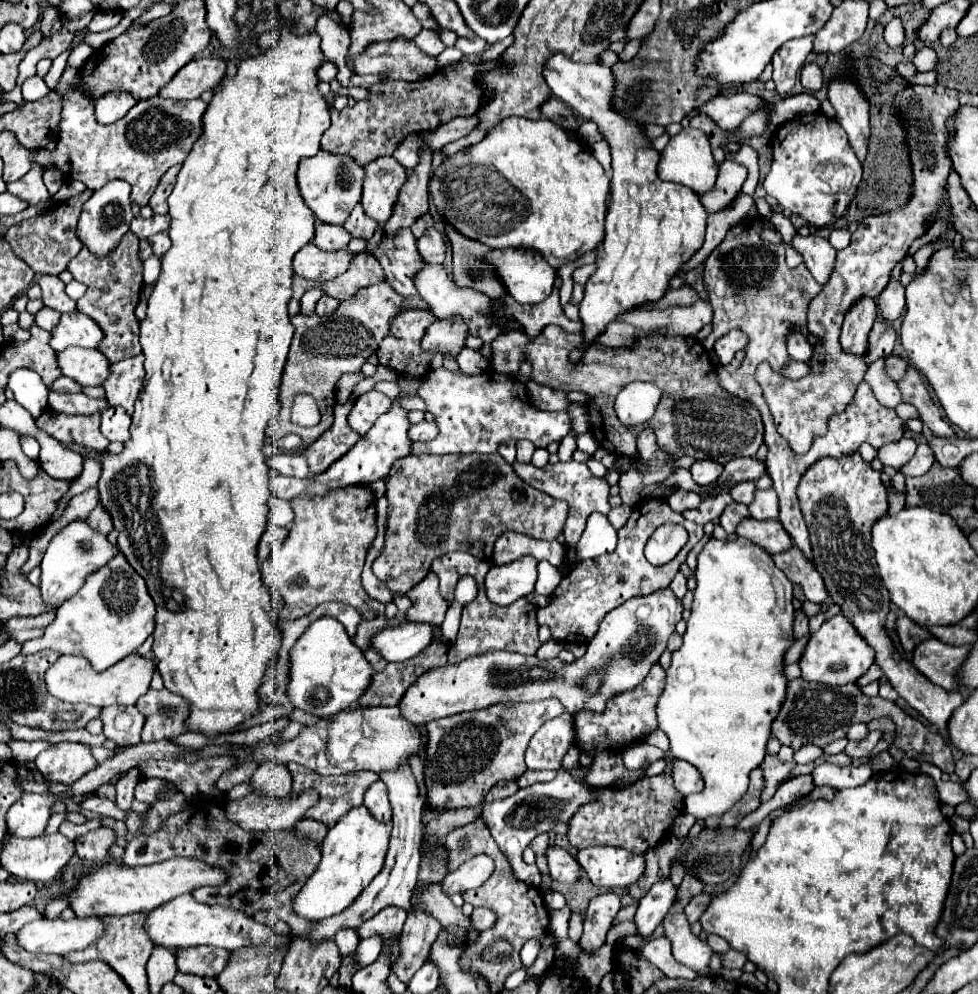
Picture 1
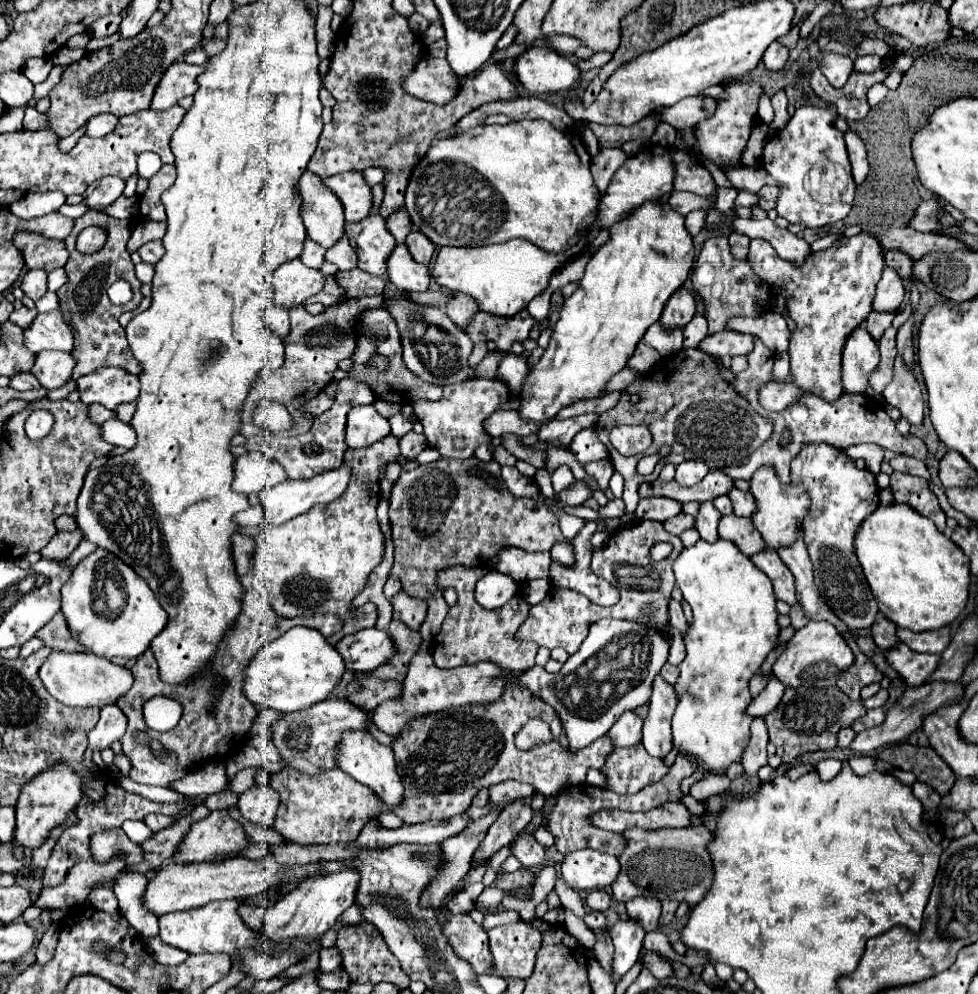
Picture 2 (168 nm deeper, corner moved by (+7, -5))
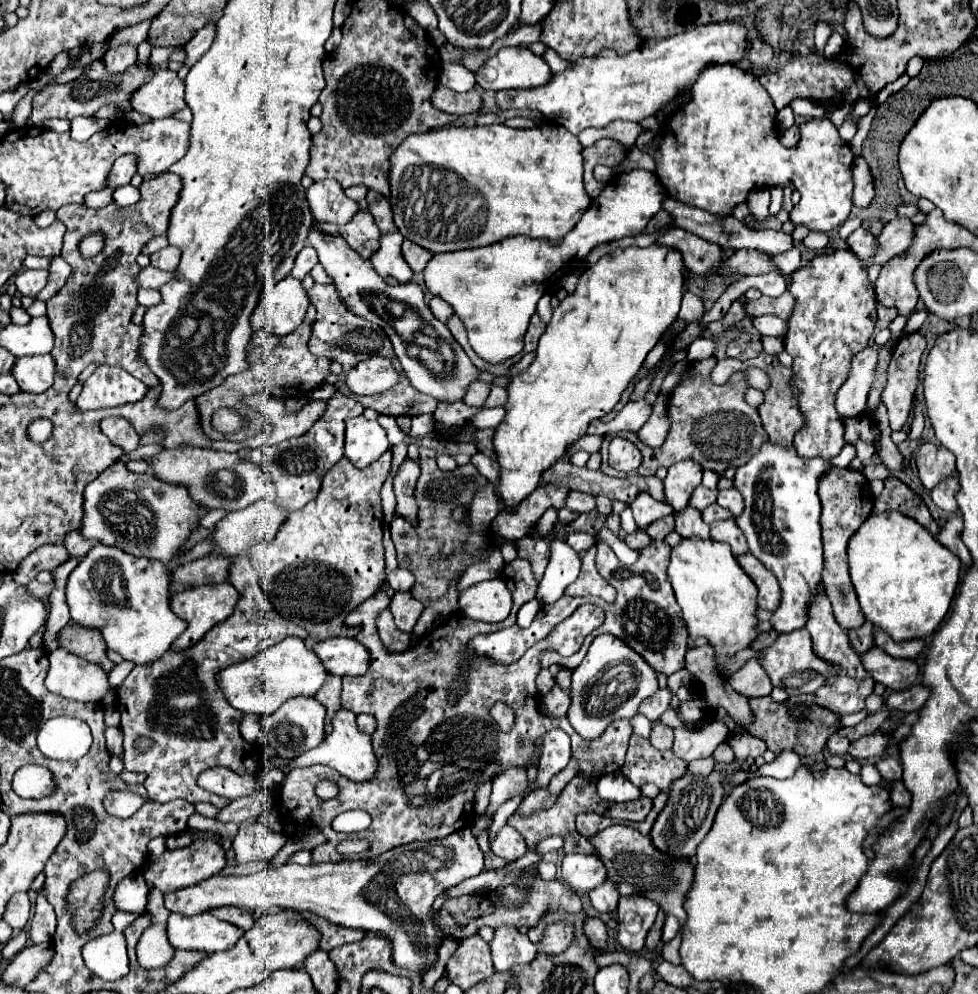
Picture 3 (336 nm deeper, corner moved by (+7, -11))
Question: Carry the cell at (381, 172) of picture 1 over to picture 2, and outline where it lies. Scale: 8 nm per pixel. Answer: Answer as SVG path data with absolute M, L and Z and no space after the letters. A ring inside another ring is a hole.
M348 171L332 175L324 181L336 193L346 211L346 223L358 223L372 211L372 187L366 183L362 171Z

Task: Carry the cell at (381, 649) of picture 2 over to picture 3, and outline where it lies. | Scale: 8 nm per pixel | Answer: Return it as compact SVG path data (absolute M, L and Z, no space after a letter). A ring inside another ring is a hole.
M328 637L316 643L312 651L330 675L364 675L370 667L368 649L350 637Z

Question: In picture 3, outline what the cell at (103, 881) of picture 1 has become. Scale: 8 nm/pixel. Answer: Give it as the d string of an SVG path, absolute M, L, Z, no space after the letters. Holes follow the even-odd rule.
M468 827L444 837L444 839L430 839L430 841L414 841L408 845L400 845L392 851L382 853L376 859L366 861L340 861L340 863L312 863L312 865L292 865L286 863L280 869L264 869L254 875L230 875L220 877L214 875L198 885L180 889L172 895L164 897L164 905L172 913L180 915L198 915L216 907L232 905L240 909L262 909L266 913L278 913L280 909L298 909L298 911L310 911L314 915L320 915L328 919L334 925L342 927L358 927L366 931L376 931L392 941L392 957L398 967L408 967L410 971L428 971L438 961L438 953L434 949L436 931L432 925L432 917L436 915L432 911L434 899L452 885L458 885L460 881L478 875L484 869L484 855L476 843L476 837Z

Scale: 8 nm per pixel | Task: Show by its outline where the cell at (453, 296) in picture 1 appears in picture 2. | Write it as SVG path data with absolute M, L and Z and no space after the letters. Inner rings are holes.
M396 245L392 257L388 259L388 275L392 285L406 293L428 291L430 287L430 269L412 261L406 245Z

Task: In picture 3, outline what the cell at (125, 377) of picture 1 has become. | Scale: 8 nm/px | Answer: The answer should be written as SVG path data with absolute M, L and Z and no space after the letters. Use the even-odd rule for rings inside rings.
M100 365L86 381L76 401L78 409L106 409L140 401L148 391L148 385L132 377L120 367Z

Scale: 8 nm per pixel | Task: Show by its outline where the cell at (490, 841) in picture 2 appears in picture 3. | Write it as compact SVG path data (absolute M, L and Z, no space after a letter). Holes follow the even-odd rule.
M536 789L524 799L524 803L520 805L518 811L532 813L532 811L538 811L538 809L550 809L554 803L556 803L556 795L550 795L546 789Z

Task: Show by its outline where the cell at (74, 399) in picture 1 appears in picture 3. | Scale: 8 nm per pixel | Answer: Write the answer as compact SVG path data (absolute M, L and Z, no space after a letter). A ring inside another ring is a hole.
M110 417L102 421L102 433L118 447L124 449L124 455L132 453L138 449L140 445L140 437L136 433L136 429L132 427L132 423L128 419L122 417Z

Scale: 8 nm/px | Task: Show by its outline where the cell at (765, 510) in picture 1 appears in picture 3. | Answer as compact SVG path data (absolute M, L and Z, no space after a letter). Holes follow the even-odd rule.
M732 487L732 489L718 489L718 505L726 507L732 511L732 515L740 515L740 509L744 509L742 495Z

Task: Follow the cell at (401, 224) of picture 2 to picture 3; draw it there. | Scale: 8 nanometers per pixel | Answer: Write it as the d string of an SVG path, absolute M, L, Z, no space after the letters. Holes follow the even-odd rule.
M368 191L366 195L366 201L368 201L368 211L372 213L376 225L380 227L380 231L396 231L396 225L392 221L392 209L390 209L390 203L388 199L384 199L382 193L376 193L376 191Z

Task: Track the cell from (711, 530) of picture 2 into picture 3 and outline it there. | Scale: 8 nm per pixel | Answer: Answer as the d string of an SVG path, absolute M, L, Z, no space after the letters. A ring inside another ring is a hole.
M686 507L680 513L674 513L676 519L676 533L682 537L692 537L692 535L700 535L702 539L710 537L710 527L700 519L700 511L696 511L694 507Z

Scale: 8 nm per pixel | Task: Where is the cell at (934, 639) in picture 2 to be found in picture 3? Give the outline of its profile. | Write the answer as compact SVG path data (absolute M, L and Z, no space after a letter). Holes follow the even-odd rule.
M874 629L874 645L880 647L882 651L886 651L892 657L906 657L906 659L914 659L922 653L924 649L924 641L922 639L910 639L910 641L900 641L894 643L892 639L888 639L888 633Z

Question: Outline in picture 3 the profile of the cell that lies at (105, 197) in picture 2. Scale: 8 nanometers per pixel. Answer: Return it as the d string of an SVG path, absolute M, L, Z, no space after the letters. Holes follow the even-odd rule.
M122 155L116 159L110 175L108 175L108 187L122 187L128 185L130 179L136 173L136 155Z

